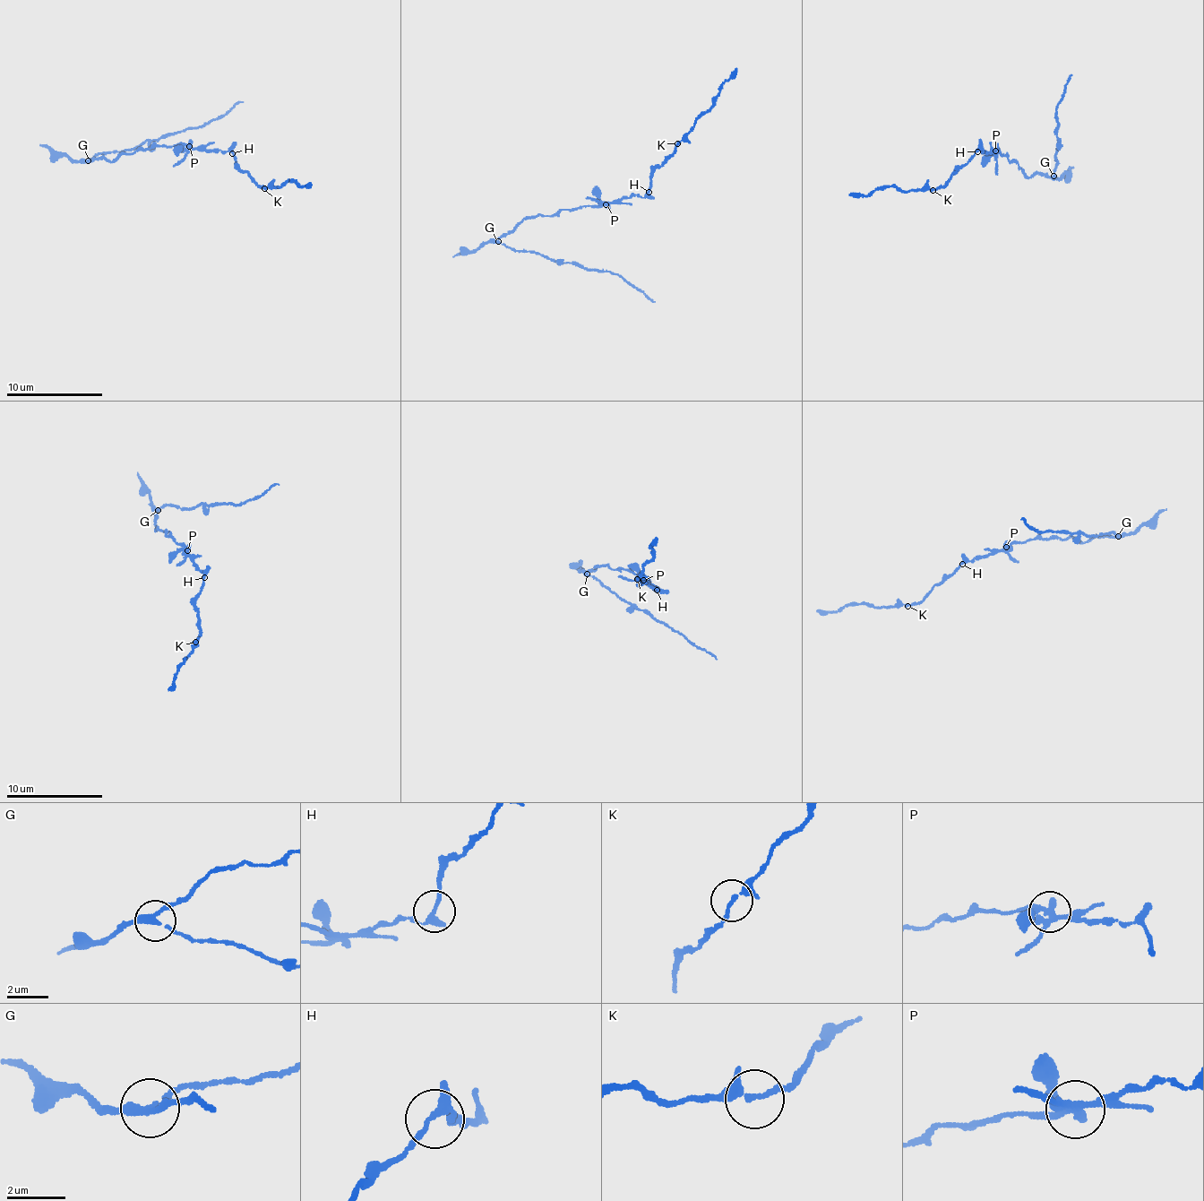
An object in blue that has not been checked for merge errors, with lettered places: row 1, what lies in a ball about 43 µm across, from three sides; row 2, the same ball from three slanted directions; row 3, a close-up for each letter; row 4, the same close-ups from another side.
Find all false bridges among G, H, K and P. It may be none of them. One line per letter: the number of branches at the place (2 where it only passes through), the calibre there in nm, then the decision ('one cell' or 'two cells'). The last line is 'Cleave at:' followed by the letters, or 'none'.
G: 3 | 240 nm | two cells
H: 3 | 200 nm | one cell
K: 3 | 170 nm | one cell
P: 4 | 280 nm | two cells
Cleave at: G, P

